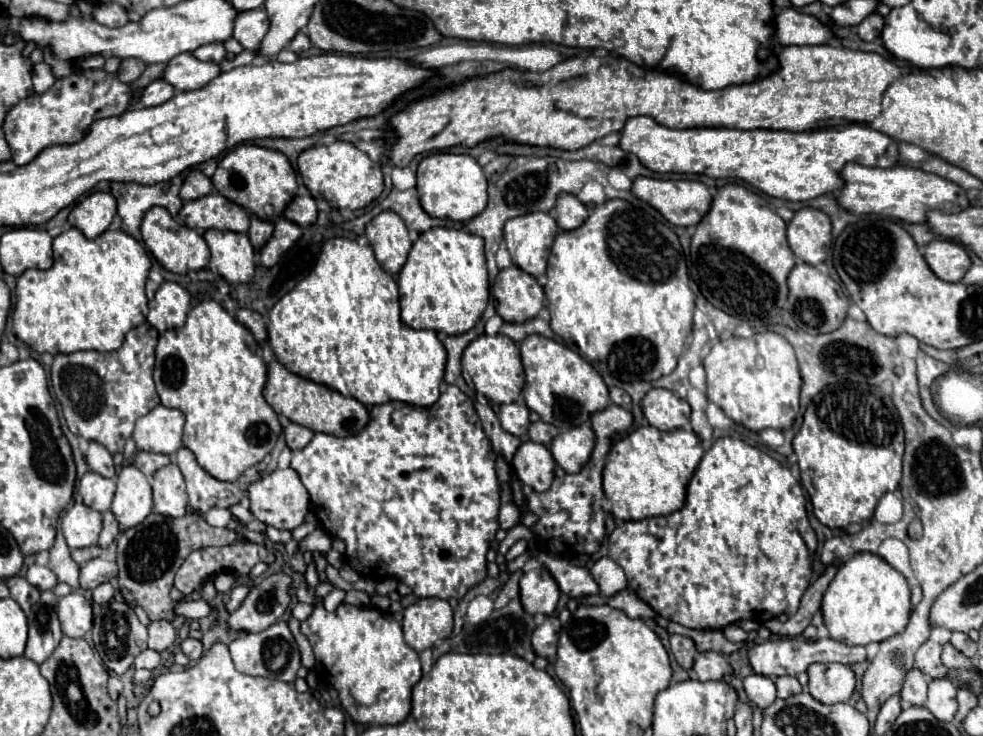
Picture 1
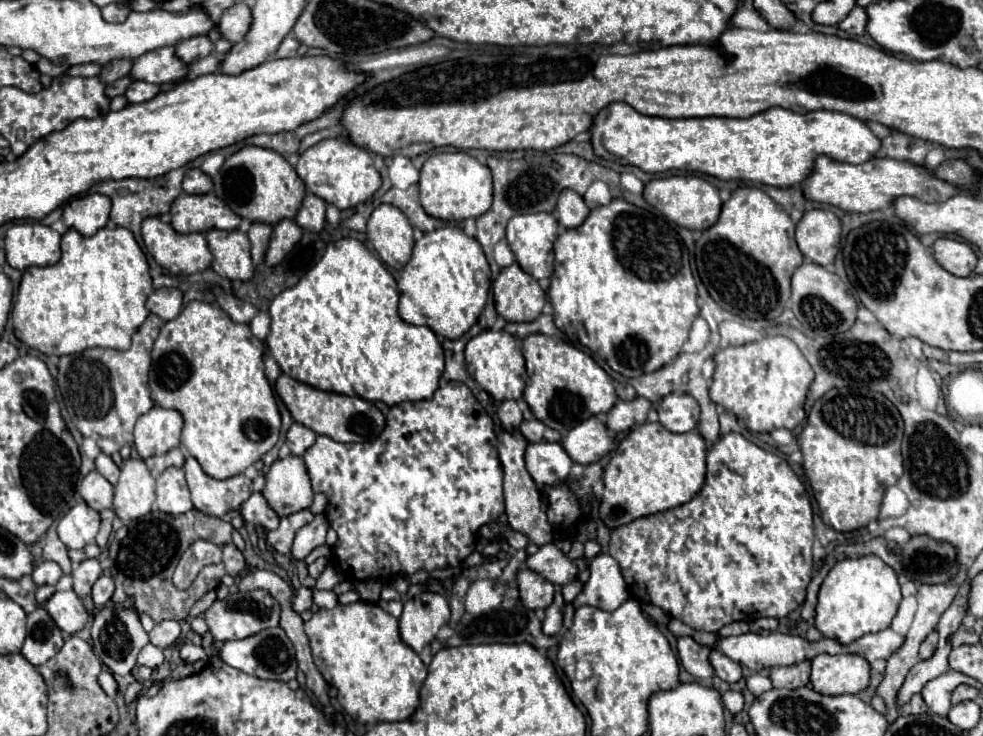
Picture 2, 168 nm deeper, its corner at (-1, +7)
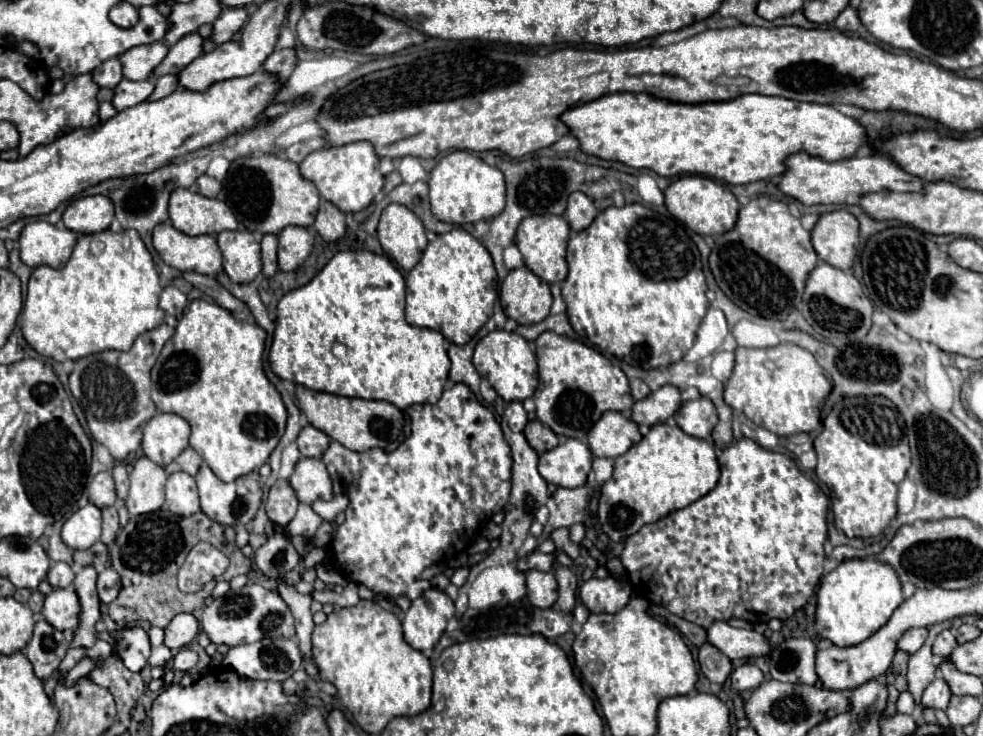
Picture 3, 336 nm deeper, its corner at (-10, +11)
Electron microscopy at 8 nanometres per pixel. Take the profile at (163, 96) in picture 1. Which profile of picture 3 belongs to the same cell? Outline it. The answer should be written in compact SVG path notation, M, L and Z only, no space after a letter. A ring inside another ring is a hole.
M121 79L119 85L113 89L113 107L117 111L123 111L123 109L129 109L129 107L135 107L139 103L143 103L151 93L153 93L155 85L153 81L129 81L129 79Z

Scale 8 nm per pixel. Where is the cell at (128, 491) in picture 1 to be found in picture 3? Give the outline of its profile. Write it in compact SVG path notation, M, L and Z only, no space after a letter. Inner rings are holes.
M141 457L135 461L133 471L129 473L129 497L127 497L127 509L131 517L153 513L157 511L165 501L165 481L167 473L157 463L149 461L147 457Z

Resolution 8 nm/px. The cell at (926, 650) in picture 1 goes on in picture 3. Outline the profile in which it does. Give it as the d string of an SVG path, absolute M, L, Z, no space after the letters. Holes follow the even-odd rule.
M945 629L945 631L941 631L937 635L937 639L933 643L933 655L937 655L937 657L949 657L953 645L957 645L955 637L953 637L953 633L949 629Z

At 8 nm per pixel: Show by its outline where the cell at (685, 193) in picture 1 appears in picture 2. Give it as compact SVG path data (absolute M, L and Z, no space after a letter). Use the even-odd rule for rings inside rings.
M672 175L672 177L662 177L662 179L652 179L644 185L644 199L654 205L664 217L668 217L672 223L686 227L686 229L708 229L708 225L712 225L712 221L716 221L718 213L720 213L720 195L718 189L714 185L710 185L708 181L688 175Z

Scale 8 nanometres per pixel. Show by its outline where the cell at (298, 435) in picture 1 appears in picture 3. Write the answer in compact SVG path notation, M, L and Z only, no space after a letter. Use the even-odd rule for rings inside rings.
M307 425L307 427L303 427L303 431L299 433L297 445L299 445L299 451L301 451L303 457L315 457L315 459L319 459L319 457L327 451L329 441L331 441L331 439L329 439L323 431L315 429L313 425Z

